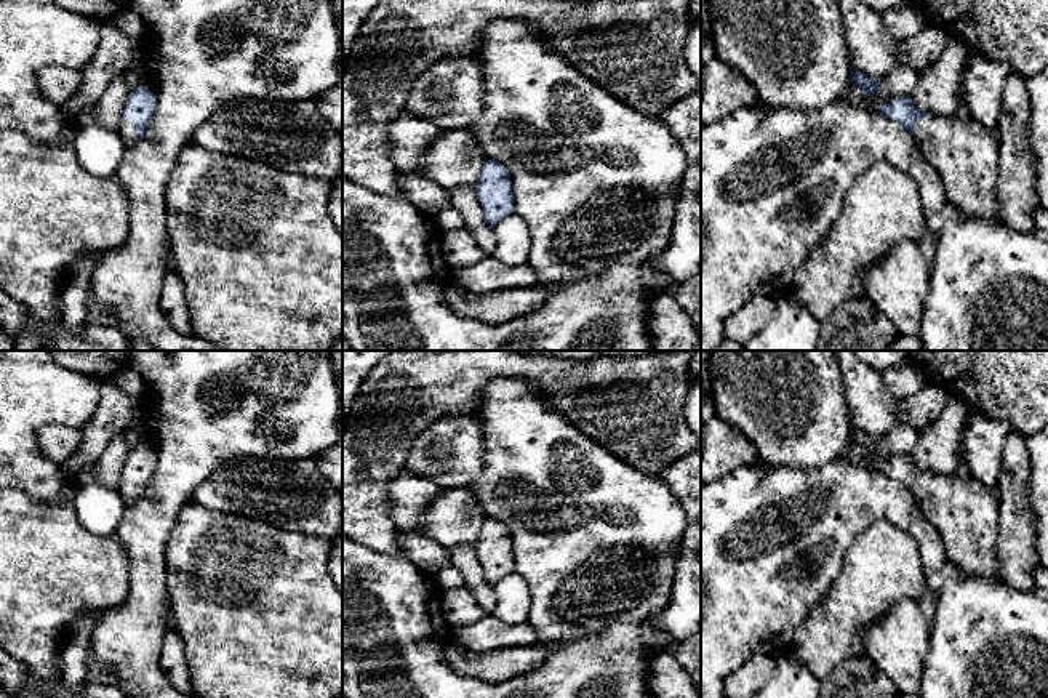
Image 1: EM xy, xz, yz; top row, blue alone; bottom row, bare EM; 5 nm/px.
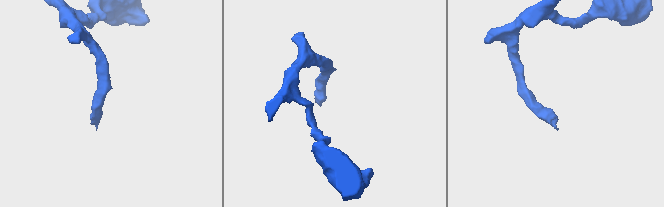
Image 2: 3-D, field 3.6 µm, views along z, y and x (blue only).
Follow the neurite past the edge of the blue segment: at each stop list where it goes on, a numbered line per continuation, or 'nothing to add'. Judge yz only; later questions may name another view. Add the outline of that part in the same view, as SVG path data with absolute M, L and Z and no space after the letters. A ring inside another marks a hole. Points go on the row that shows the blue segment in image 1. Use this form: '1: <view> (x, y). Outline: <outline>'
1: yz (965, 156). Outline: M928 115L915 123L915 141L941 176L947 203L974 219L995 221L998 139L974 120Z

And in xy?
1: xy (125, 128). Outline: M126 118L118 125L118 133L125 142L125 147L130 147L136 142L136 131L133 120Z

